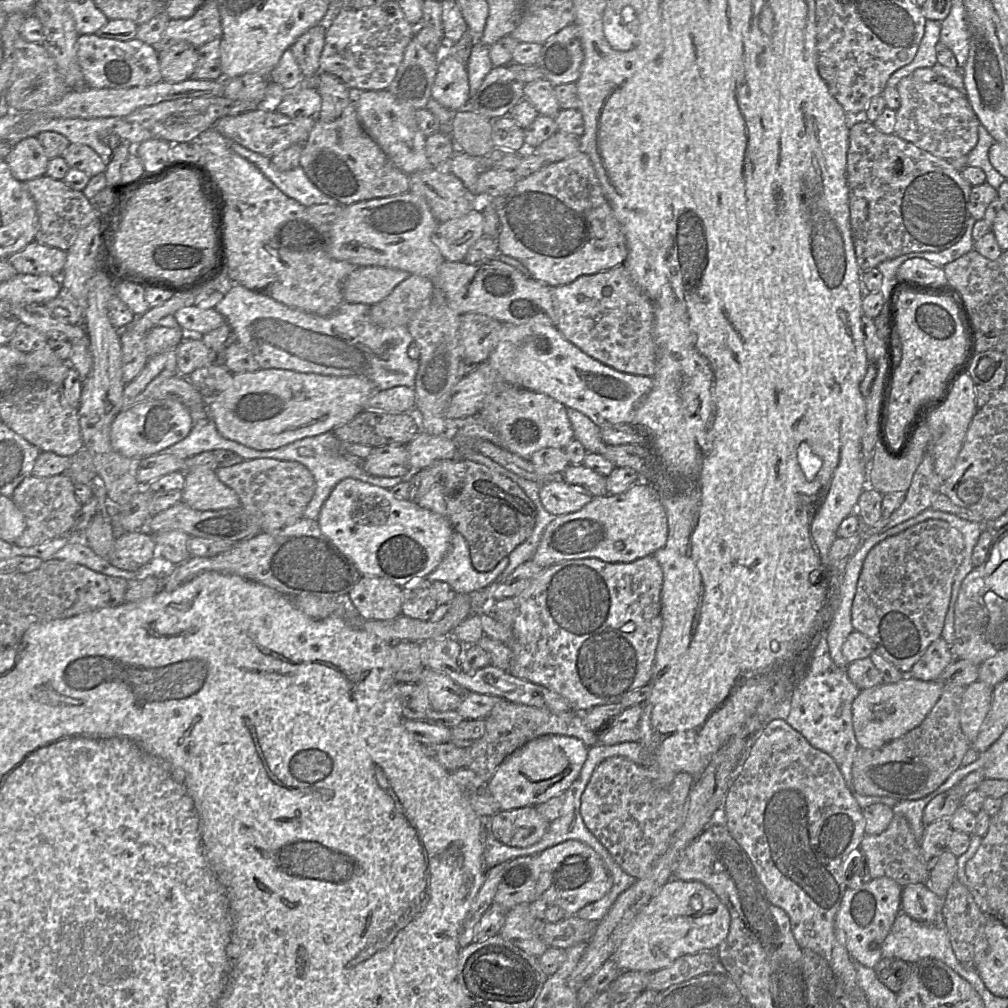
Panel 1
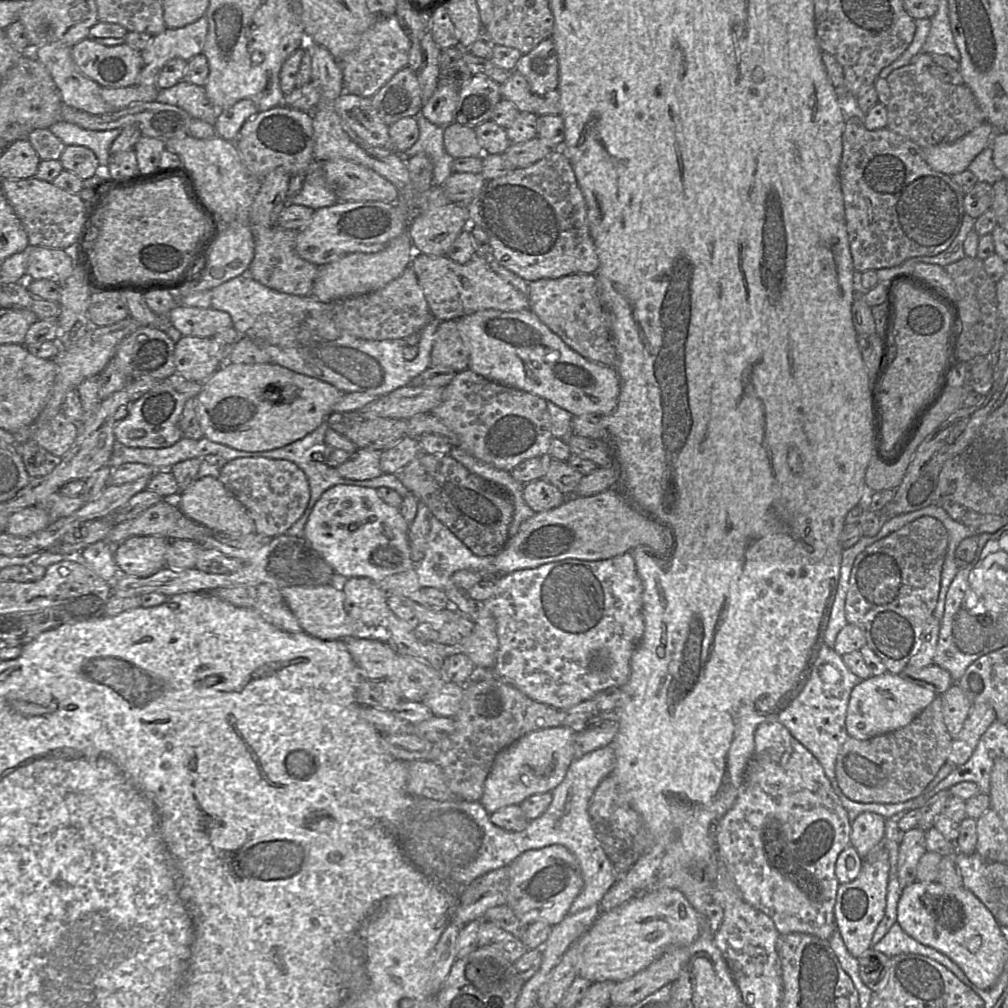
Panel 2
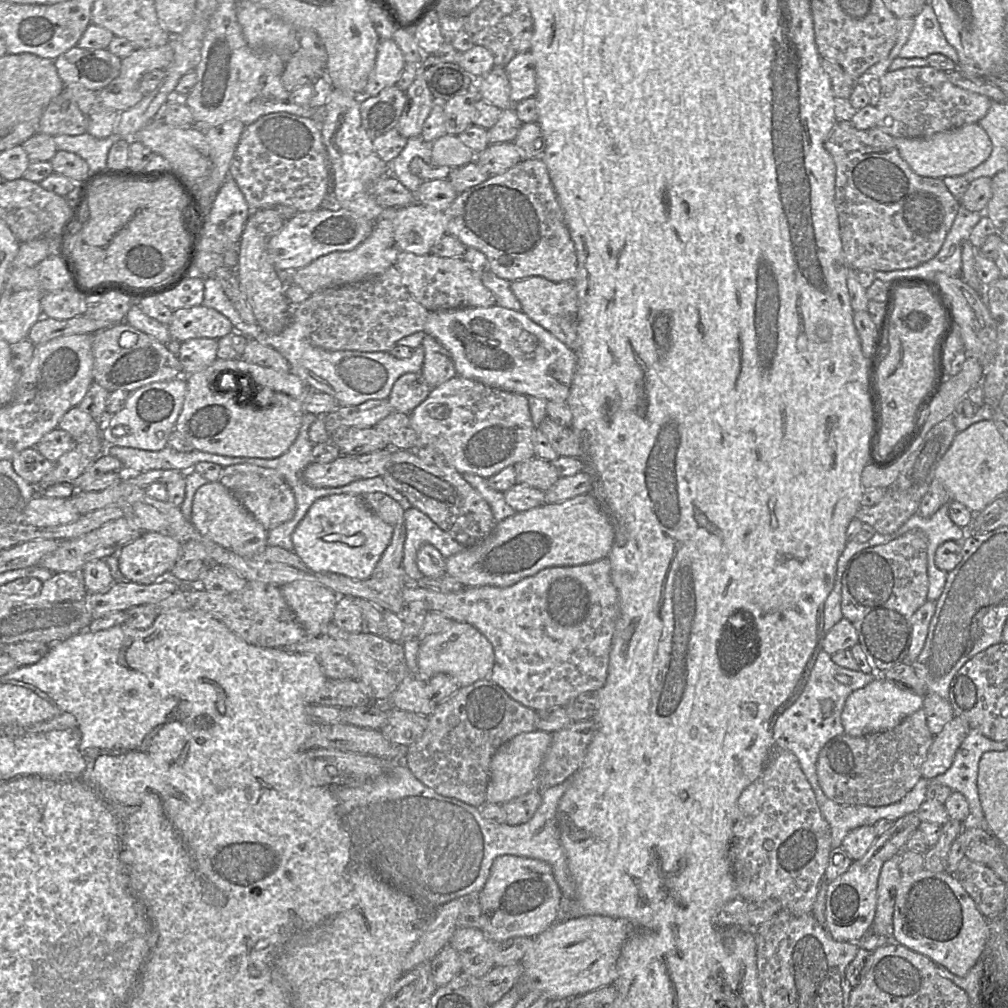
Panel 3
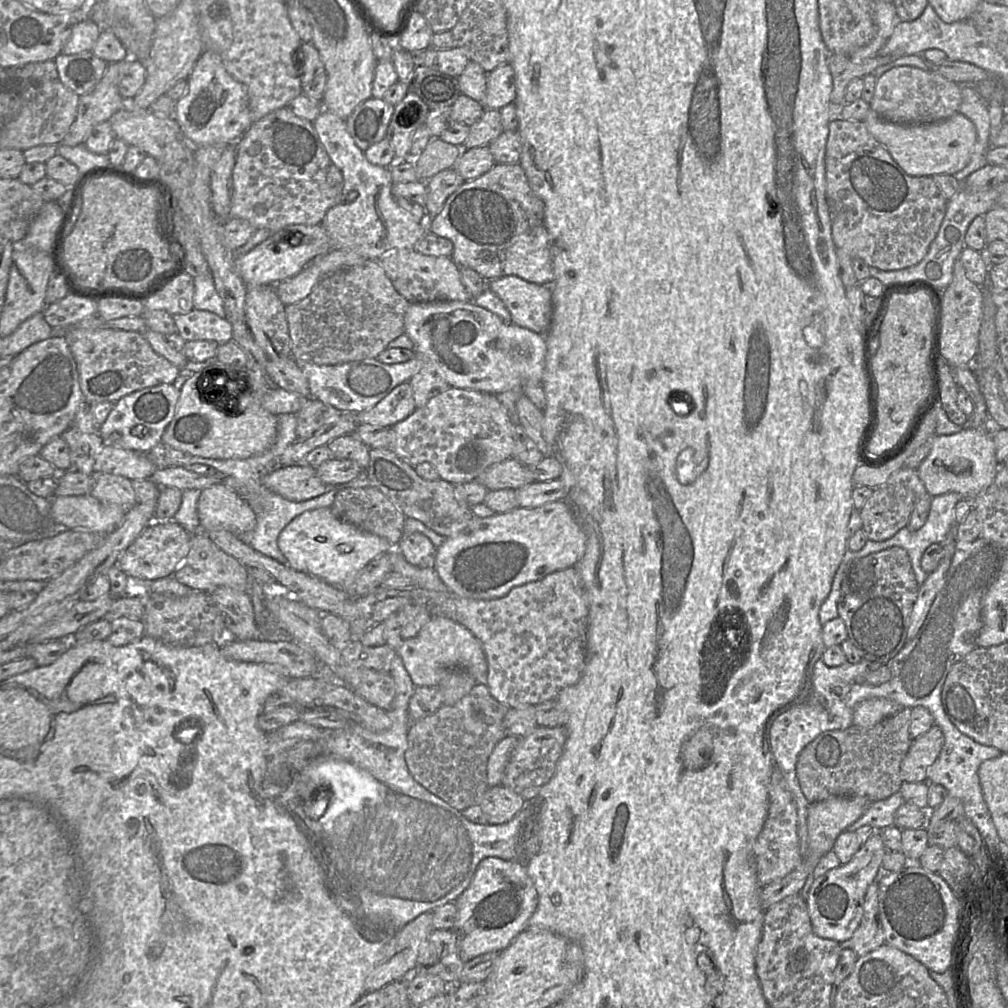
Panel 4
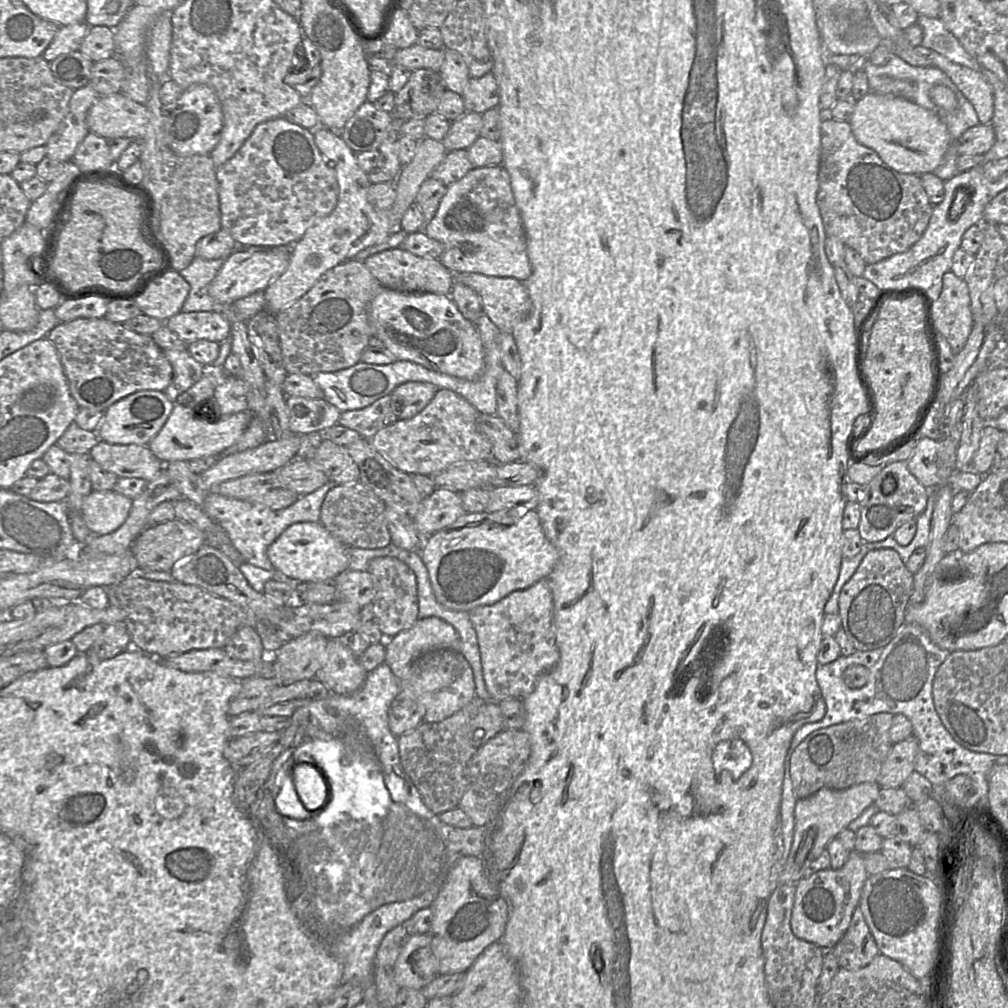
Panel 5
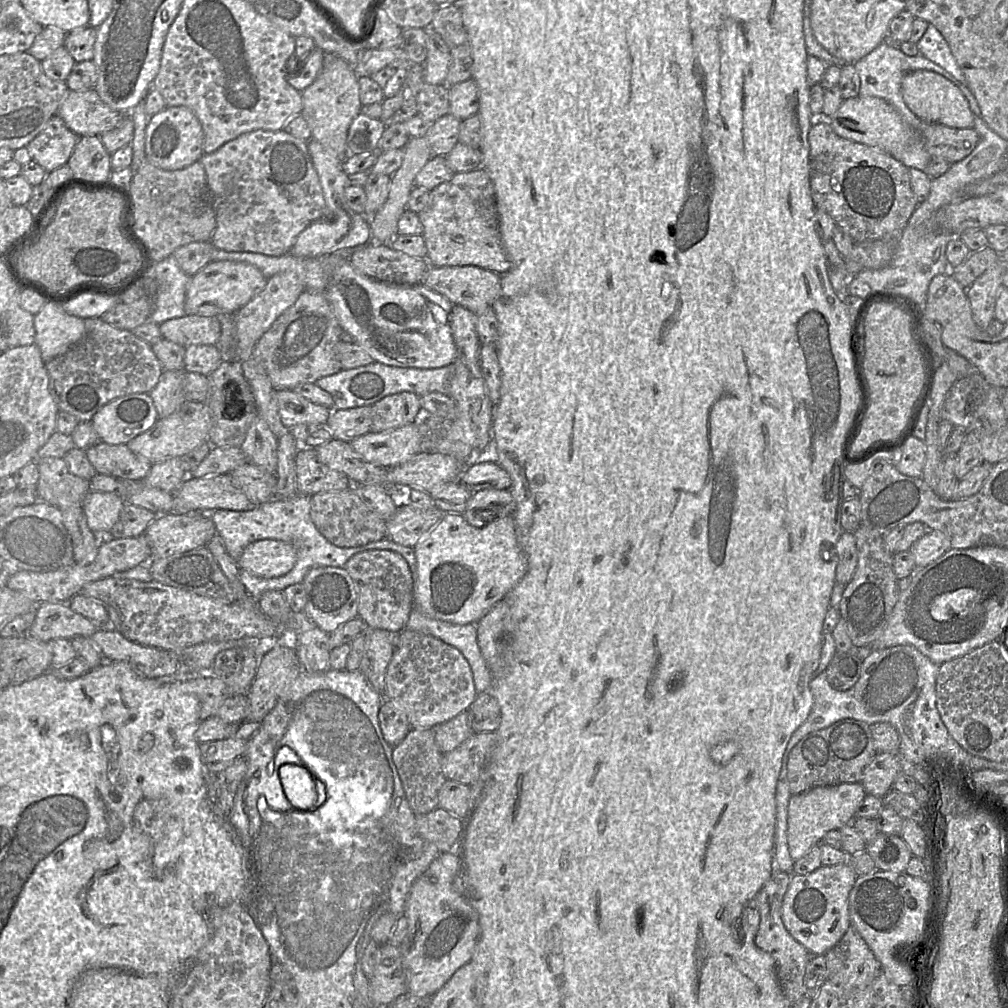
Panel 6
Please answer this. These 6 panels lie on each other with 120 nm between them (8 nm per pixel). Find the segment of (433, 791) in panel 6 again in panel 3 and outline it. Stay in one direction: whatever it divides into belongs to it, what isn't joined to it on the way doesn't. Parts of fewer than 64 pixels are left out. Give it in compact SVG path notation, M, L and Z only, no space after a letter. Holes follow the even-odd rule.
M490 679L478 680L459 688L450 698L436 706L428 717L423 735L407 747L404 763L421 783L437 794L481 807L485 802L490 776L490 762L497 749L514 736L535 730L535 711L512 699Z

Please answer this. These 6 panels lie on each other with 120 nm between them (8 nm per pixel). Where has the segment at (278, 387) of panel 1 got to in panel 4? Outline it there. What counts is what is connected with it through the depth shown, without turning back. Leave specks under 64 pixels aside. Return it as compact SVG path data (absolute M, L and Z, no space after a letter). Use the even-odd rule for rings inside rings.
M247 367L242 368L239 372L248 375L255 391L255 402L249 404L248 408L240 414L237 409L237 412L233 412L230 405L225 404L233 398L222 397L216 393L213 395L216 400L219 400L216 403L203 396L199 384L204 384L206 389L210 382L205 379L210 375L204 379L201 378L212 370L205 371L189 370L179 381L180 397L176 412L162 436L161 445L187 452L192 456L212 459L247 459L267 452L275 442L278 424L278 416L270 413L261 405L261 399L266 391L276 387L269 380L268 374L263 376L262 373L255 373Z

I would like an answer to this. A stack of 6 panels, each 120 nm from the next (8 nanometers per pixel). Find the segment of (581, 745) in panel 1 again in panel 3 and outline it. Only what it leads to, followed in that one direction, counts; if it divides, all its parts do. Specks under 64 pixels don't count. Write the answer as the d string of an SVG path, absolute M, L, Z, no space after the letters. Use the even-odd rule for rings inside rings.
M540 730L514 736L501 745L490 762L490 776L486 787L485 802L502 804L530 791L537 791L539 767L551 744L552 734Z

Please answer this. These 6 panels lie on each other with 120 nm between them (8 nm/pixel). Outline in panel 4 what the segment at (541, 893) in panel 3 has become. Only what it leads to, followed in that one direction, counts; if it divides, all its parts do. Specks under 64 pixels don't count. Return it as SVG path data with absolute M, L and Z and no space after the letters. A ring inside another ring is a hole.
M487 857L480 861L469 886L455 904L454 930L459 936L459 955L468 962L485 953L500 952L527 929L538 895L533 880L520 862Z

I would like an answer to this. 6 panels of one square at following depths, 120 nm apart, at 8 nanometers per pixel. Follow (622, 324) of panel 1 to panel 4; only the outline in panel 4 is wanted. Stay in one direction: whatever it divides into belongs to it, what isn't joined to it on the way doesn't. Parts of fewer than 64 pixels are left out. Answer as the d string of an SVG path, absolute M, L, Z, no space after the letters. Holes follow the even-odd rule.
M507 275L488 280L486 288L504 303L510 313L511 323L536 333L546 334L553 313L550 286Z

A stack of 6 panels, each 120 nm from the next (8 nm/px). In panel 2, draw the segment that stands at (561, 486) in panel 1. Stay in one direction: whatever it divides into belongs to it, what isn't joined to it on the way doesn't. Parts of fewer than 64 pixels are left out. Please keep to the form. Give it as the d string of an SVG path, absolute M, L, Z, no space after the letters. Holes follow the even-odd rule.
M543 478L524 484L523 499L535 513L556 508L567 498L567 495Z

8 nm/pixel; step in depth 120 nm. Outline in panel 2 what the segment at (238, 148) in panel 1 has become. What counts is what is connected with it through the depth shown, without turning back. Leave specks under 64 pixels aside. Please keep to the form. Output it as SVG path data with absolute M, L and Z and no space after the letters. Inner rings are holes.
M180 81L170 88L160 89L156 101L177 106L192 118L203 120L213 126L220 114L220 110L208 99L204 86L186 81ZM314 160L308 171L303 175L302 188L289 198L290 204L302 205L315 211L339 202L337 196L329 189L321 162Z

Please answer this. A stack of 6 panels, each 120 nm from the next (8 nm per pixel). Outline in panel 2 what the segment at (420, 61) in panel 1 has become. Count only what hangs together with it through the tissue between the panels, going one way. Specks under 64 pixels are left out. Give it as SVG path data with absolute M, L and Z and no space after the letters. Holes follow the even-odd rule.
M408 66L398 71L371 99L380 119L388 126L405 117L417 117L423 107L417 75Z

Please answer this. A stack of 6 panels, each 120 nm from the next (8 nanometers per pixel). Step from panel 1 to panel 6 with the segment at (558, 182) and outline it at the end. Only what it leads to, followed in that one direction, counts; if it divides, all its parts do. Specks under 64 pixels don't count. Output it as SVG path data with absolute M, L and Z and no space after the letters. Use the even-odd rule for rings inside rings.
M478 168L455 173L452 178L430 191L426 209L418 213L423 225L423 238L427 247L426 260L431 266L477 266L502 275L510 270L511 262L502 245L494 183L488 172Z

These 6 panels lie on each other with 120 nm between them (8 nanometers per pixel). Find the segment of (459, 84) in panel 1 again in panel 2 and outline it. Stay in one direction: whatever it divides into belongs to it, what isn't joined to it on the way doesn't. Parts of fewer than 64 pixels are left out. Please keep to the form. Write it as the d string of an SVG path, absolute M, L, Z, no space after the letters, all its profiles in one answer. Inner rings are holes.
M438 83L431 98L423 105L421 114L444 128L455 120L458 98L459 90L455 86Z

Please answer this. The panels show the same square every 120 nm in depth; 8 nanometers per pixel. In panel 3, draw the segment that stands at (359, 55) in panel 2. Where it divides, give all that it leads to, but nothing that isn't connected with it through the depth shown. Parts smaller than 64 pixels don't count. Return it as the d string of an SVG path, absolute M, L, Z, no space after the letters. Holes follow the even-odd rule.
M393 39L379 40L375 65L363 96L375 96L398 81L405 66L404 56Z

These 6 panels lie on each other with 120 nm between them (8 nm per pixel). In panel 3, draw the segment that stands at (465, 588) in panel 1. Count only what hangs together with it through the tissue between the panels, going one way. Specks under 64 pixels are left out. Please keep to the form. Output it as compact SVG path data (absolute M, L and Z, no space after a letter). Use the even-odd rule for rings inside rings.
M416 508L405 509L404 524L406 537L401 565L406 578L412 582L424 576L417 566L417 552L422 545L427 543L433 545L445 559L464 549Z

